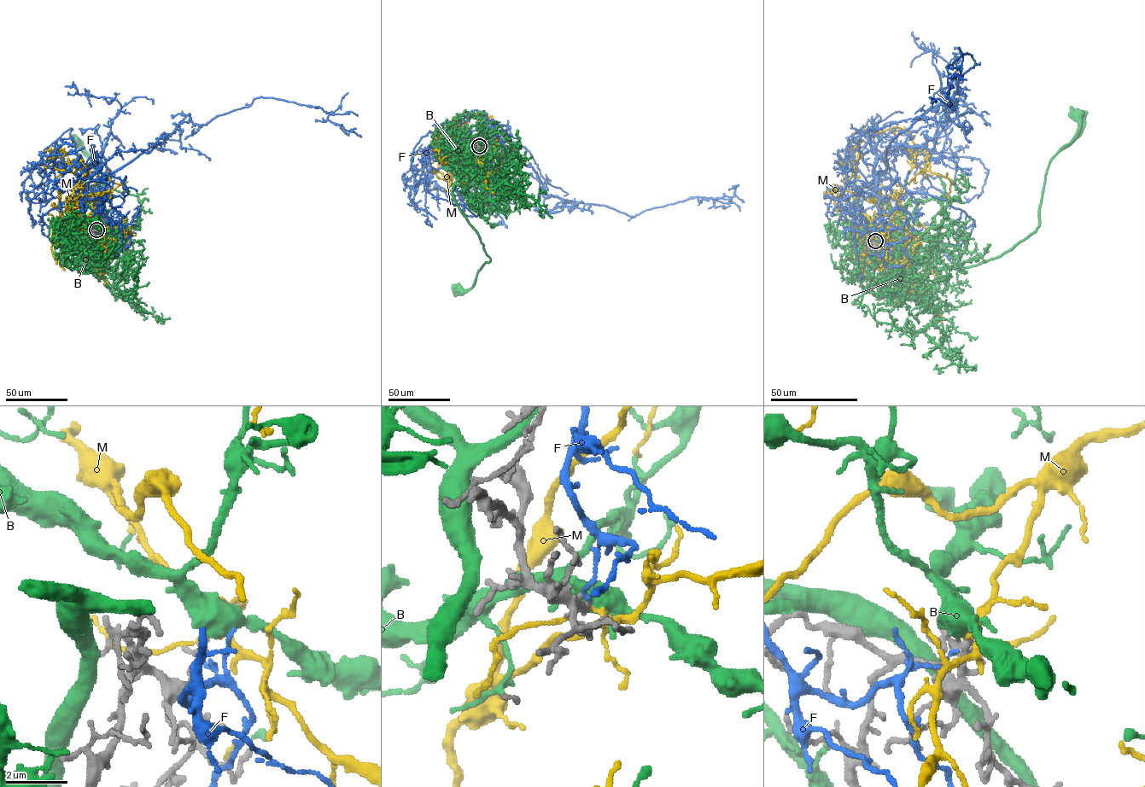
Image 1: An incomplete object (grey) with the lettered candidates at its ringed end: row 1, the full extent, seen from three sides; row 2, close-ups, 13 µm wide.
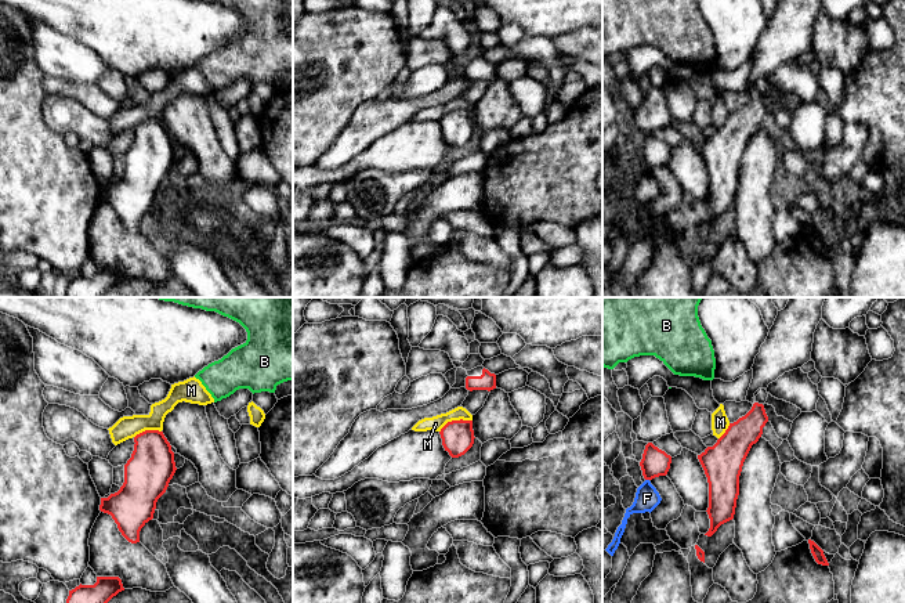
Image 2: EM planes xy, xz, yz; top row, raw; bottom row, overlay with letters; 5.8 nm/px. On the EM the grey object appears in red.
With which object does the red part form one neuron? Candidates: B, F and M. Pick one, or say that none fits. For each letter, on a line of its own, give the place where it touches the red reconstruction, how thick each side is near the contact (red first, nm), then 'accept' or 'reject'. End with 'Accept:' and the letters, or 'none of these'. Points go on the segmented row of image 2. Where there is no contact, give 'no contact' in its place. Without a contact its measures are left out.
B: no contact; reject
F: meets red in yz at (647, 479); 160 nm thick on the red side, 140 nm on the other; reject
M: meets red in xz at (455, 421); 190 nm thick on the red side, 90 nm on the other; reject
Accept: none of these

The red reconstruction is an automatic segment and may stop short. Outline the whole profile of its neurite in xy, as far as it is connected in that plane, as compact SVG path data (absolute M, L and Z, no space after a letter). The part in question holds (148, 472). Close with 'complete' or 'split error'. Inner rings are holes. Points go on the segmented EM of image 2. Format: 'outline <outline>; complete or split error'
outline M145 430L134 437L134 451L124 465L124 483L108 498L101 498L99 510L112 516L122 535L131 544L140 542L141 528L153 519L158 499L166 492L177 467L174 452L163 432Z; complete

